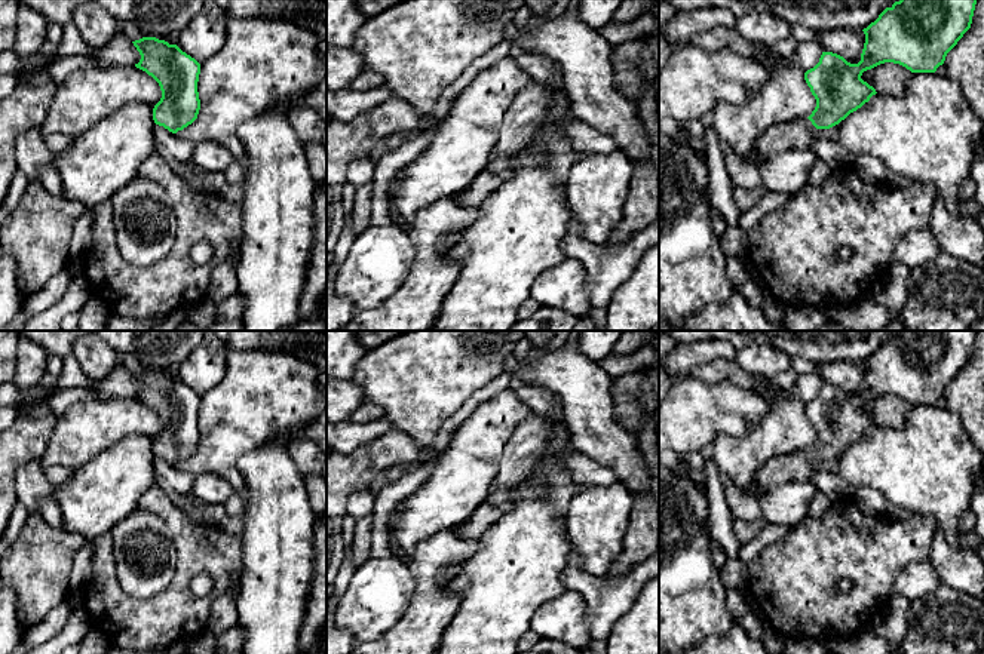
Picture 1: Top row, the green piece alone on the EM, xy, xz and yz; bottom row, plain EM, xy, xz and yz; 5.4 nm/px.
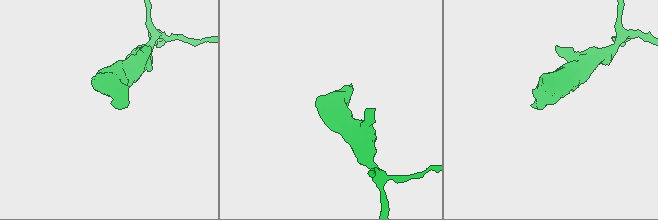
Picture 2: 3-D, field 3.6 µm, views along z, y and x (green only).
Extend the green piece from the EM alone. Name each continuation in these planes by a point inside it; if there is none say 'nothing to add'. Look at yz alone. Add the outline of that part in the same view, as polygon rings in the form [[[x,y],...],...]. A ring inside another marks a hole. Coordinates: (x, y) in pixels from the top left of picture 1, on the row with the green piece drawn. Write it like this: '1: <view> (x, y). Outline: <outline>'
1: yz (797, 134). Outline: [[[806,117],[775,125],[758,136],[752,153],[741,159],[757,169],[770,154],[796,148],[810,148],[816,141],[815,131],[816,128]]]

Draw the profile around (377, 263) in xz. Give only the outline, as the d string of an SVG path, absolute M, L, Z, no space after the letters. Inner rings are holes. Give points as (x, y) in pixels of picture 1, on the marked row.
M396 224L368 225L340 265L334 294L350 298L358 310L371 310L398 291L414 255L416 248Z

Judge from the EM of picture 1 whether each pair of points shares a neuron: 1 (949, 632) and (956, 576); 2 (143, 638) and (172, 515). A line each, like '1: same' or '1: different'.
1: same
2: same

